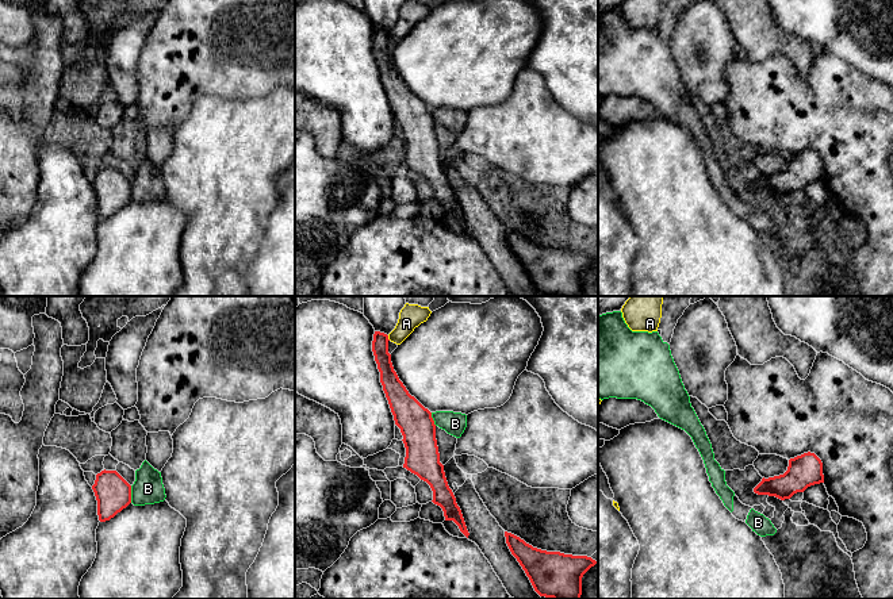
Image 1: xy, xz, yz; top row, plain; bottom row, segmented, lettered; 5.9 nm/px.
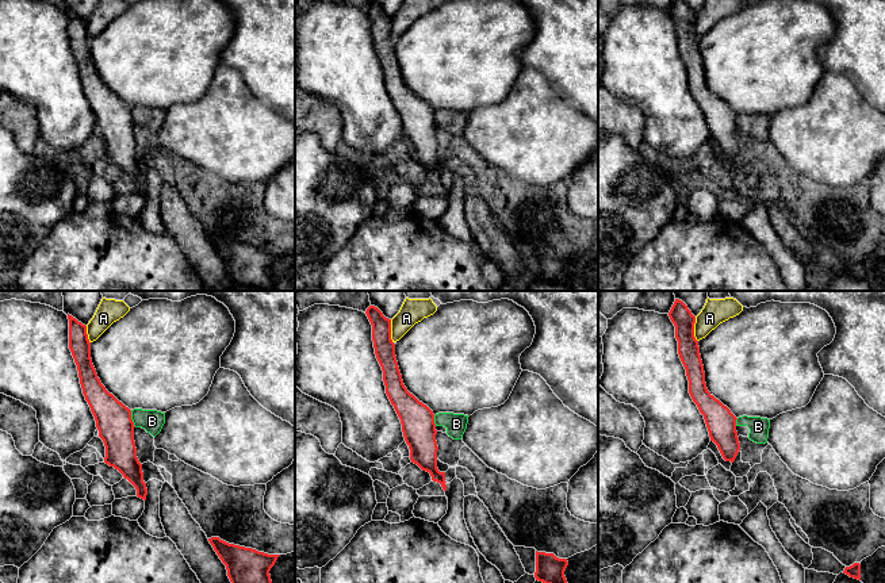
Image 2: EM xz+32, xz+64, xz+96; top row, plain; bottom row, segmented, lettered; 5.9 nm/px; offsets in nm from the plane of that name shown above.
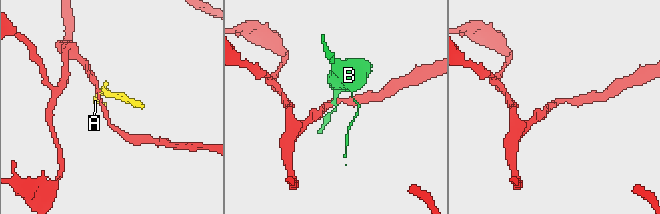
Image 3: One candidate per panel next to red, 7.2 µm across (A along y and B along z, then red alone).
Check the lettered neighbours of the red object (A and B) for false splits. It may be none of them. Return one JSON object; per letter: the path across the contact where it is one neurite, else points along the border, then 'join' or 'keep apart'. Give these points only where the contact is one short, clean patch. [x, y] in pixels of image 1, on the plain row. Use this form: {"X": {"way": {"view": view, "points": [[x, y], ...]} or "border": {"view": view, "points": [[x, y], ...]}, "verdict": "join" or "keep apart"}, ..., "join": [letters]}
{"A": {"border": {"view": "xz", "points": [[387, 33], [390, 37]]}, "verdict": "keep apart"}, "B": {"border": {"view": "xy", "points": [[130, 183], [131, 199]]}, "verdict": "keep apart"}, "join": []}

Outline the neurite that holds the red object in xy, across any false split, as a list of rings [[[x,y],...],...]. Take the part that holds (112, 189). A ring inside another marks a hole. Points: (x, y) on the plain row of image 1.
[[[101,168],[92,183],[100,219],[110,218],[131,200],[131,183],[116,168]]]

